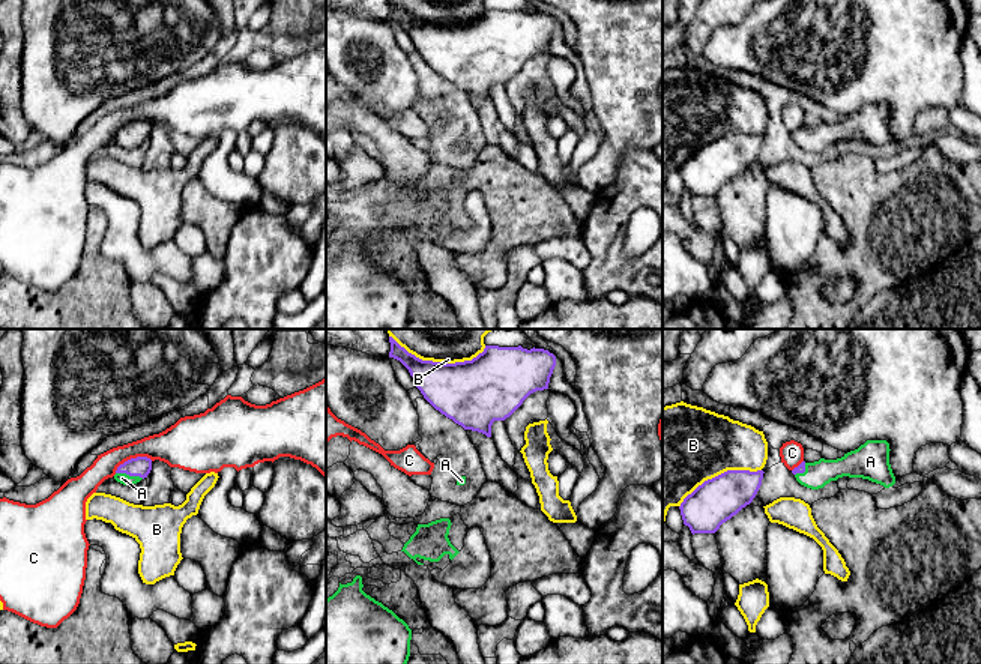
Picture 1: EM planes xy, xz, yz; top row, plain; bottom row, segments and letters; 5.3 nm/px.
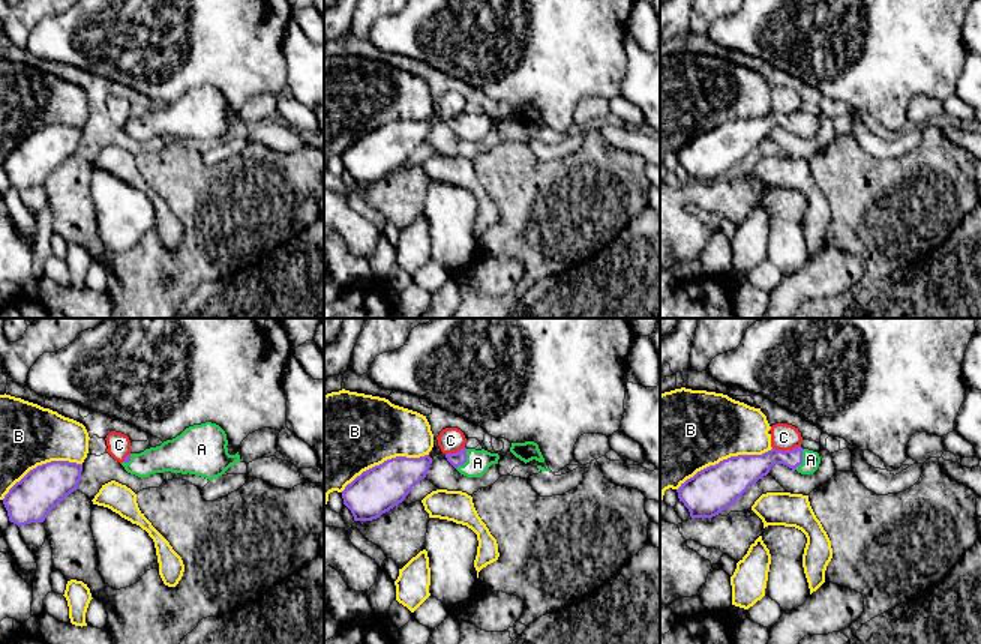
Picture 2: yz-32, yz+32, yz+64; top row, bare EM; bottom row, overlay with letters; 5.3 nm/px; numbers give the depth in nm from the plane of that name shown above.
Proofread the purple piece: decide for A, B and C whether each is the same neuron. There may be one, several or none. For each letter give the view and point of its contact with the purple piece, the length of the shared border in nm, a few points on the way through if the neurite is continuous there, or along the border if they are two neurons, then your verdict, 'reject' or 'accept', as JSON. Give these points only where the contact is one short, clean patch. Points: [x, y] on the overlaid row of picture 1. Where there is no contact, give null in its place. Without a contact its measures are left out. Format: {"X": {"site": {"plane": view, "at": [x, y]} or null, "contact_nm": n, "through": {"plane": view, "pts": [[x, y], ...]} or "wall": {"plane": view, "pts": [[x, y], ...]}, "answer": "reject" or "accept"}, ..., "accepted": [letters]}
{"A": {"site": {"plane": "xy", "at": [129, 475]}, "contact_nm": 160, "through": {"plane": "xy", "pts": [[140, 466], [129, 475], [122, 478]]}, "answer": "accept"}, "B": {"site": {"plane": "xz", "at": [437, 362]}, "contact_nm": 500, "answer": "reject"}, "C": {"site": {"plane": "xy", "at": [132, 458]}, "contact_nm": 220, "answer": "reject"}, "accepted": ["A"]}

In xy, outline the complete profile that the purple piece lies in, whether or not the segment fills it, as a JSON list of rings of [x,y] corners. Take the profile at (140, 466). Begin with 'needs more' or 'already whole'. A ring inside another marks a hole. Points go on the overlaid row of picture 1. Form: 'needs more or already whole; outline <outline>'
needs more; outline [[[137,457],[125,461],[116,470],[114,479],[123,485],[134,485],[147,478],[152,470],[152,460],[147,457]]]

